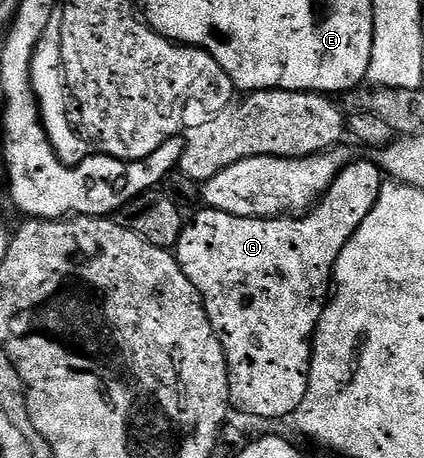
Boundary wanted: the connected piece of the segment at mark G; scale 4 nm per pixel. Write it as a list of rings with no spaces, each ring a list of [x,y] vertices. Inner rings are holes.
[[[352,160],[341,170],[332,187],[324,193],[324,197],[303,216],[234,218],[226,212],[207,208],[200,208],[193,218],[191,215],[190,221],[185,225],[182,236],[174,248],[174,253],[182,272],[186,272],[190,284],[194,284],[194,288],[202,296],[210,324],[216,335],[220,337],[220,343],[224,349],[224,359],[228,361],[228,401],[233,411],[241,410],[242,413],[249,414],[252,418],[284,418],[287,414],[288,417],[295,415],[296,410],[302,404],[302,396],[306,396],[308,373],[312,367],[312,338],[316,335],[316,326],[320,322],[325,306],[328,305],[330,291],[334,286],[336,261],[342,248],[346,248],[346,244],[354,236],[354,232],[358,232],[362,220],[366,220],[366,216],[370,216],[380,195],[381,185],[382,171],[375,161],[356,162],[356,160]]]

